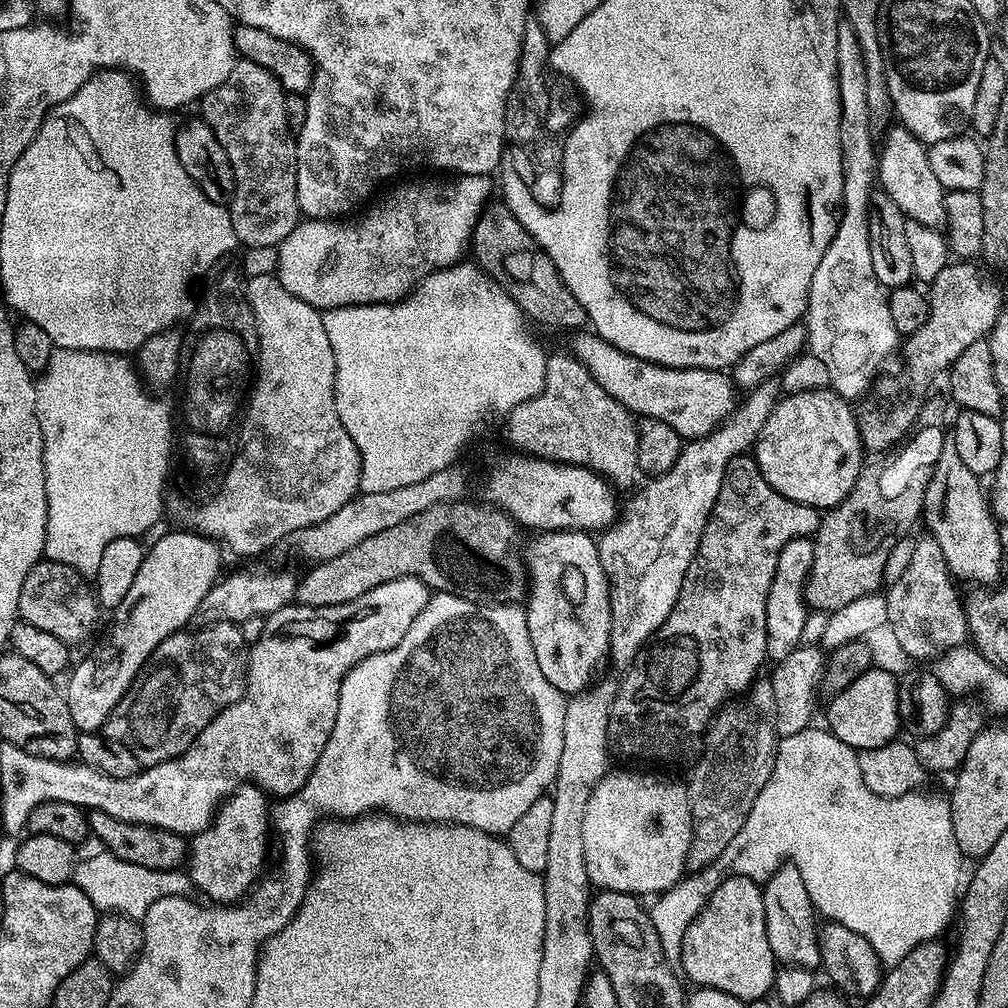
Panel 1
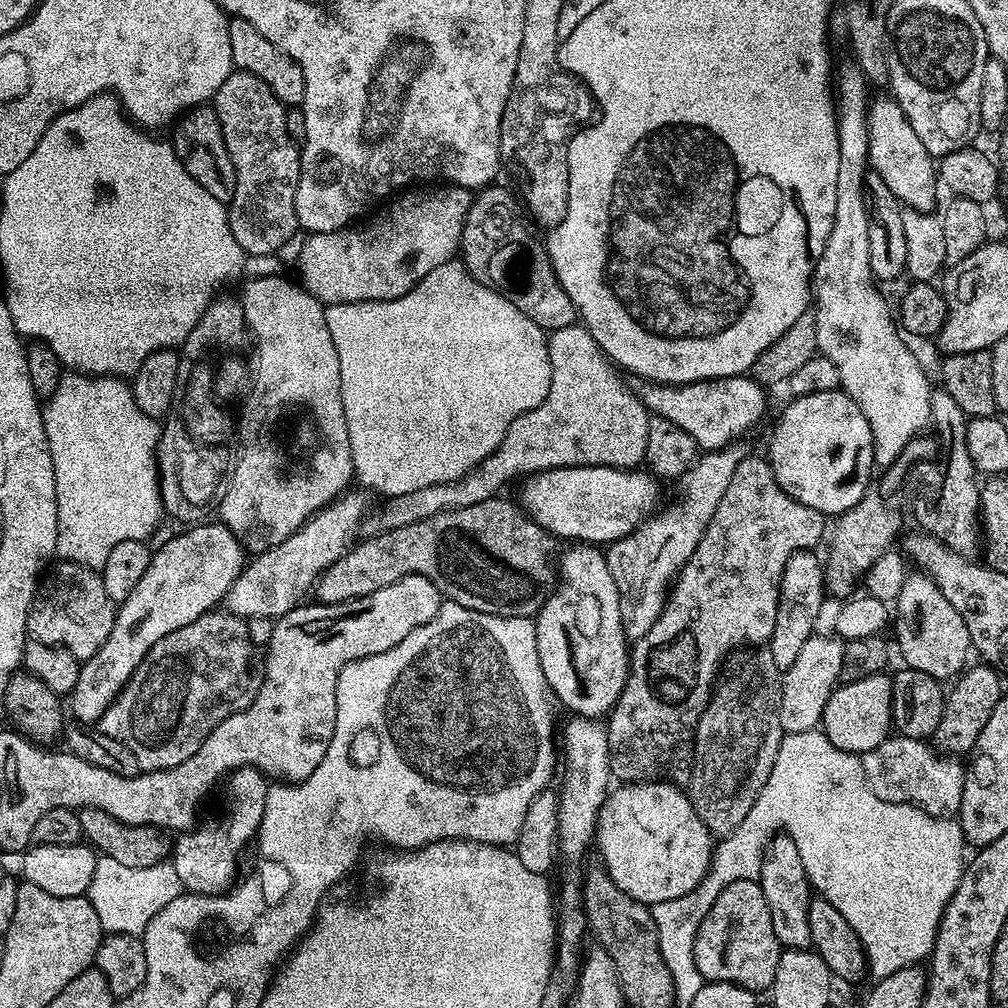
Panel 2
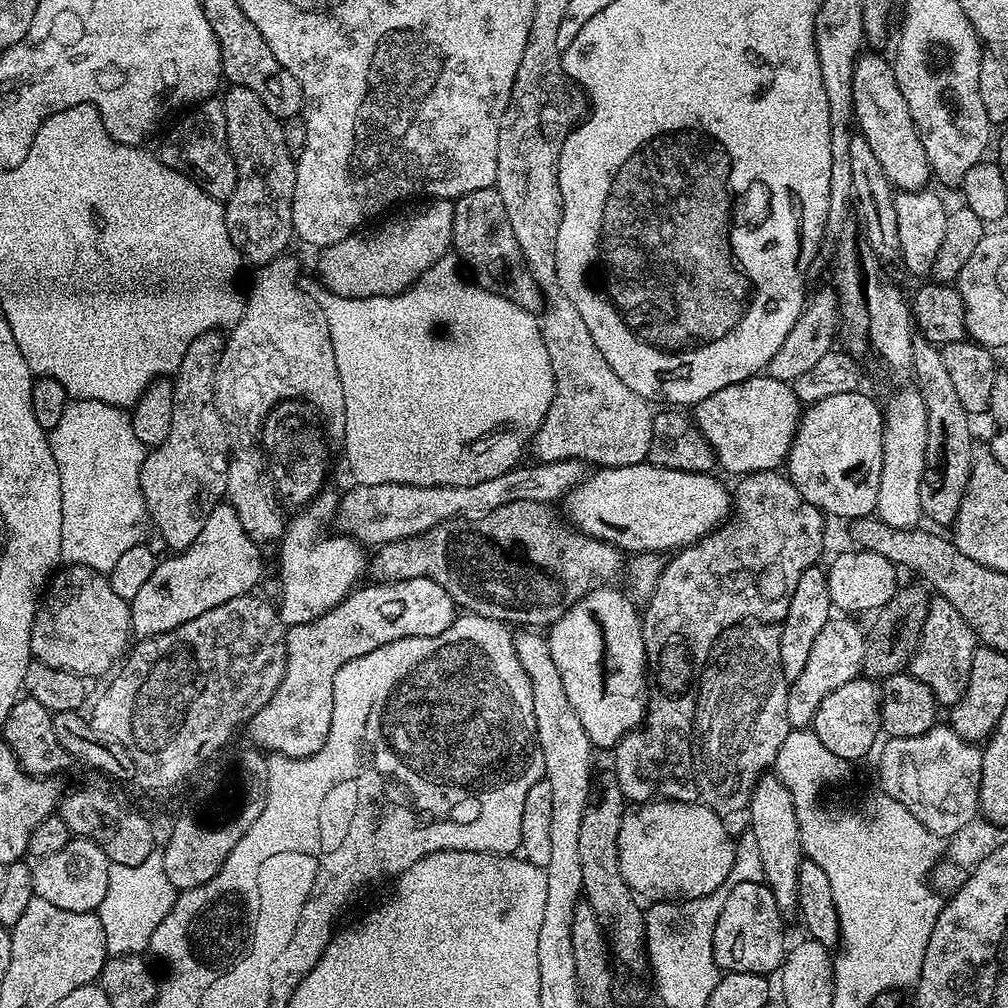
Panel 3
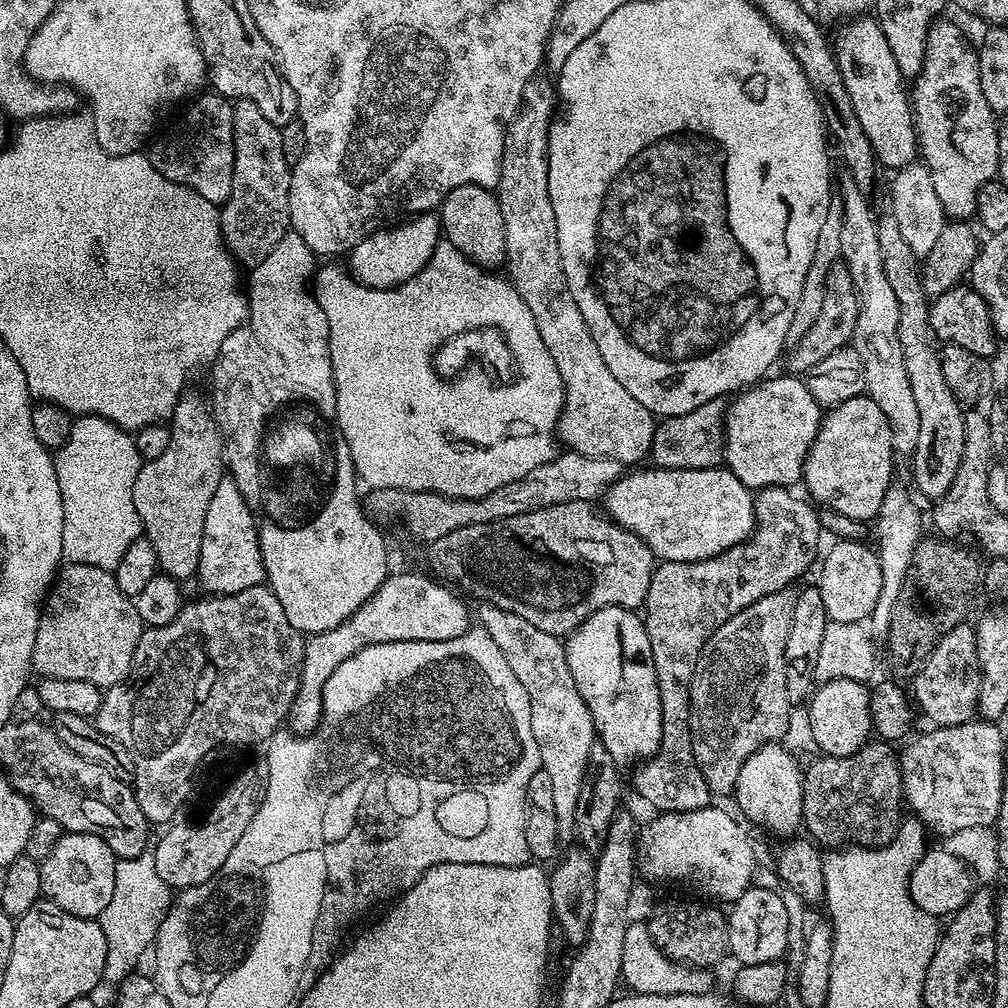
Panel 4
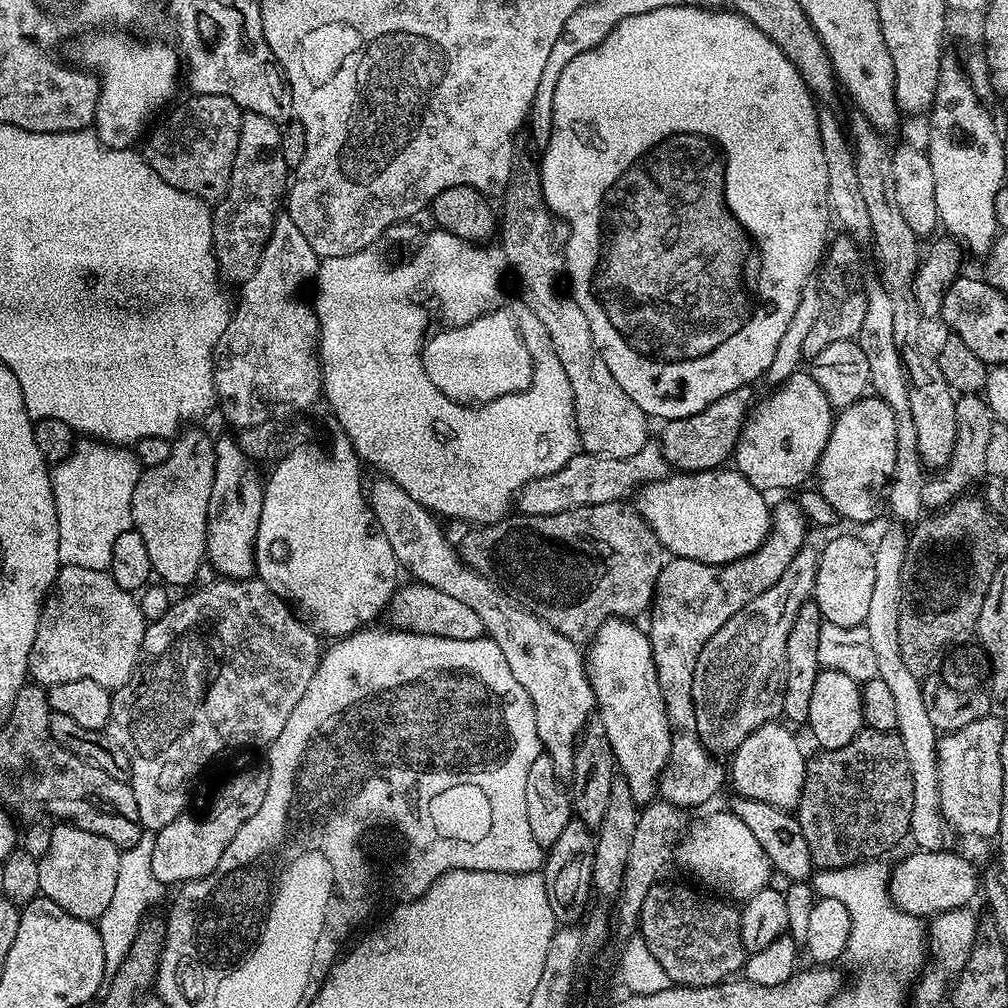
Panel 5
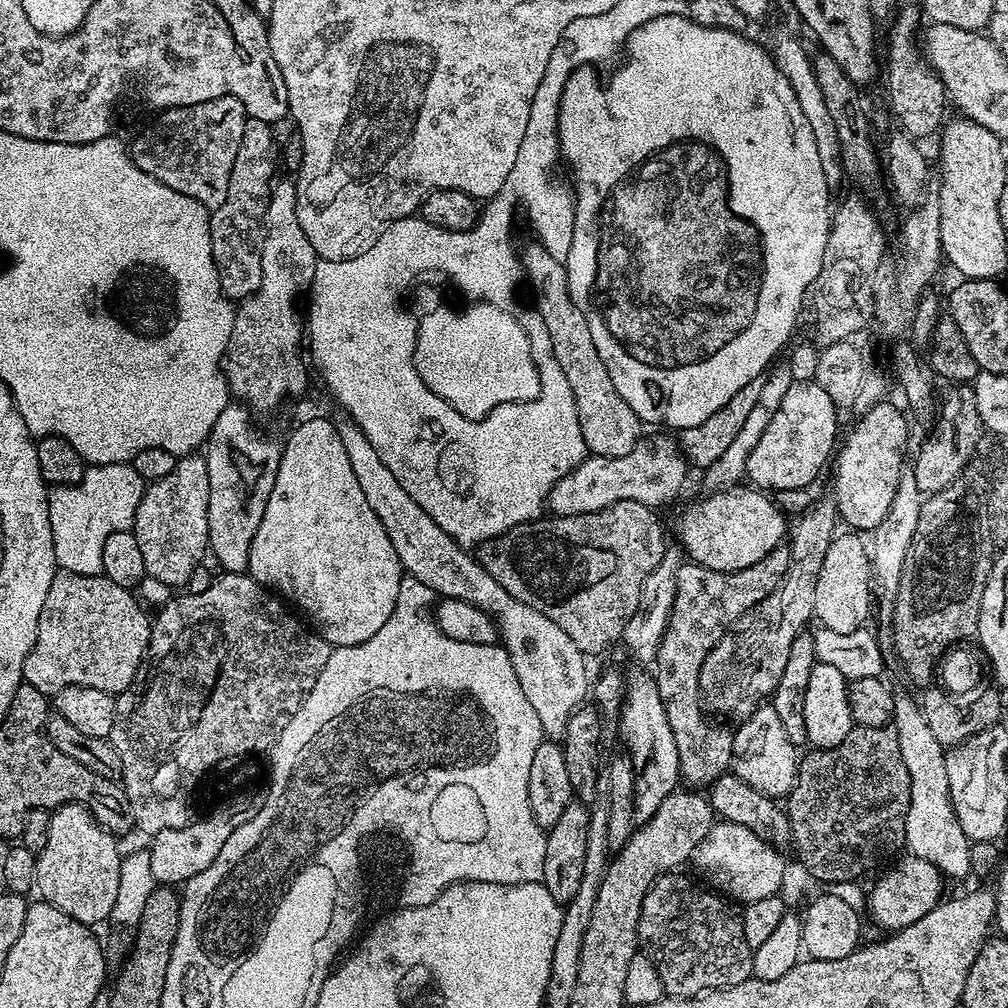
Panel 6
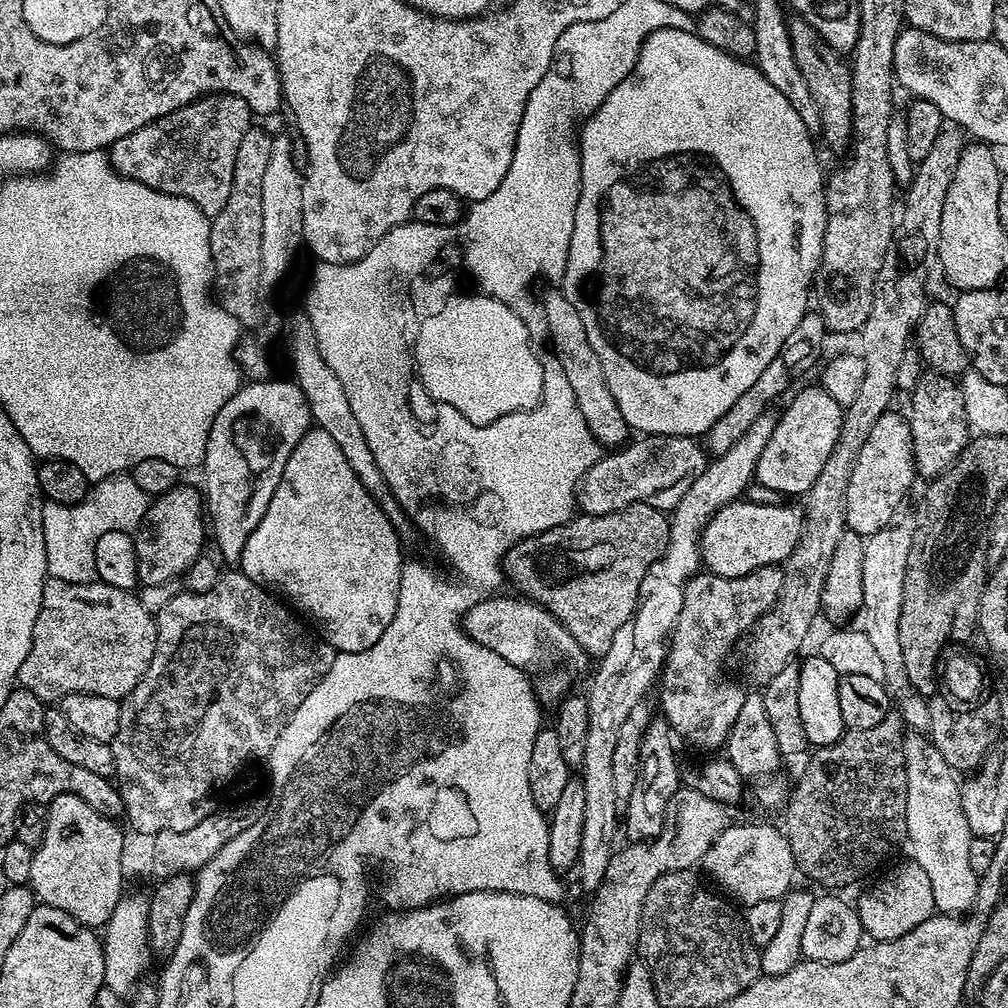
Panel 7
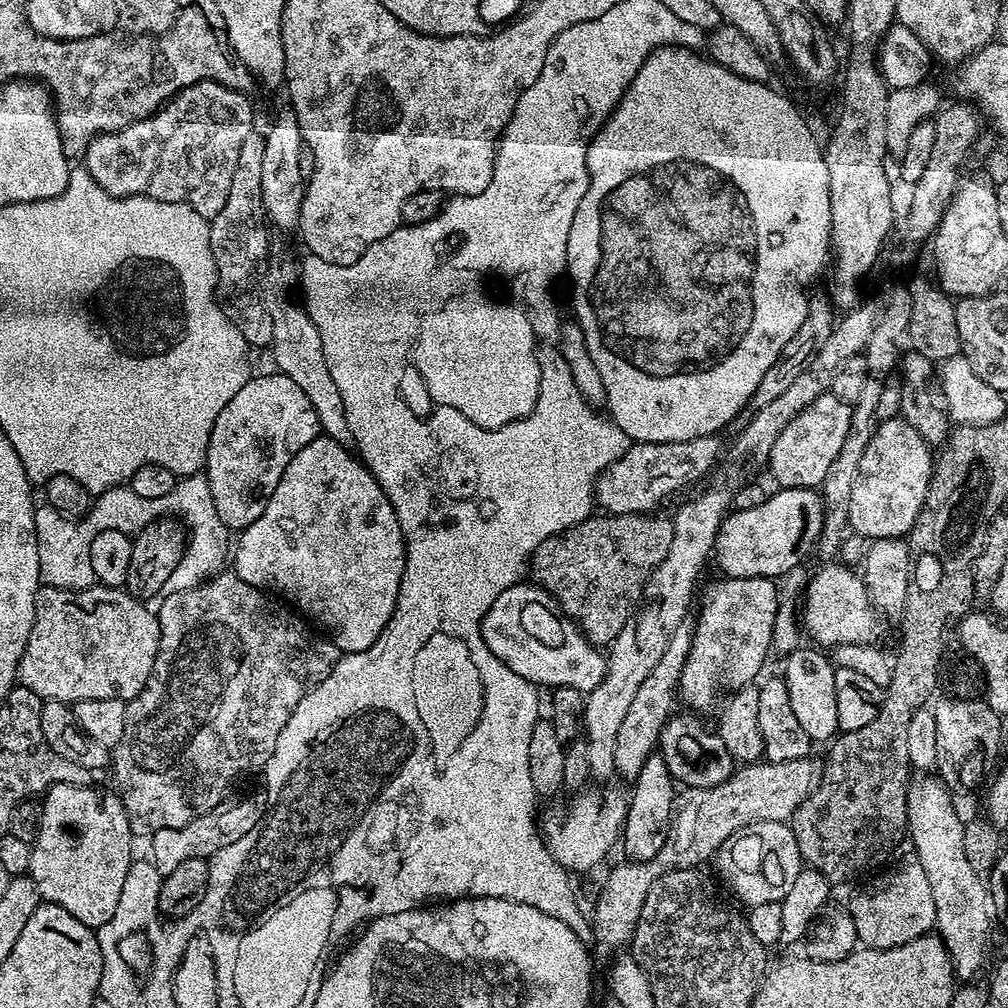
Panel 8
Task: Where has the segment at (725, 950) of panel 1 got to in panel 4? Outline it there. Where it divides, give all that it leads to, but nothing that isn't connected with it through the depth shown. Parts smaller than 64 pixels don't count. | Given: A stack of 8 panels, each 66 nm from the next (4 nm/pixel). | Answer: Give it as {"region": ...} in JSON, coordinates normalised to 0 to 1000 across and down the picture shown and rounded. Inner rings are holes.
{"region":[[[747,879],[725,898],[726,906],[720,909],[722,919],[722,944],[731,952],[731,957],[768,956],[781,942],[781,915],[779,896],[773,884]]]}

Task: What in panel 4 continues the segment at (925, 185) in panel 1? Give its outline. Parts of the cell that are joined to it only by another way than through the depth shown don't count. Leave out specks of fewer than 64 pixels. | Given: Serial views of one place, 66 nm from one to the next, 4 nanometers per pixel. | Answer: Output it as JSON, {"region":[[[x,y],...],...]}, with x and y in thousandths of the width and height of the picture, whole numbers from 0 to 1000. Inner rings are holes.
{"region":[[[857,14],[843,21],[827,42],[829,63],[833,66],[835,81],[839,81],[839,93],[843,93],[843,101],[847,101],[847,113],[851,113],[859,137],[863,137],[870,160],[884,169],[898,167],[911,155],[909,124],[899,76],[891,69],[891,62],[887,62],[887,50],[883,50],[883,42],[879,42],[872,20]]]}

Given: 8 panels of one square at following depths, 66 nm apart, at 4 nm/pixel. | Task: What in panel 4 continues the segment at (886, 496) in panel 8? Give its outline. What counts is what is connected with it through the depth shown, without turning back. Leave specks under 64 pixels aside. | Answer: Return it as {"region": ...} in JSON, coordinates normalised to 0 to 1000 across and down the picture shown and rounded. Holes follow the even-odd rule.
{"region":[[[860,391],[848,393],[816,410],[813,426],[804,442],[802,453],[798,459],[796,480],[802,483],[801,491],[811,501],[826,504],[831,510],[839,510],[839,514],[861,518],[861,515],[864,517],[871,512],[875,496],[879,492],[881,484],[887,480],[885,455],[887,455],[885,428],[883,419],[879,419],[879,411],[875,411],[871,399],[867,399],[864,393]]]}

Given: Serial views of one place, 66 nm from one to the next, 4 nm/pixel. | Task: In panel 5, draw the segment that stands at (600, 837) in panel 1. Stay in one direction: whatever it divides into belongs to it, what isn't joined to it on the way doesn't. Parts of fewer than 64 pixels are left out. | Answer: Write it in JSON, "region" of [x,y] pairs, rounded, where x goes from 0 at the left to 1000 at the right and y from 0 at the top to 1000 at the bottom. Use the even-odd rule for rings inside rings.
{"region":[[[718,804],[700,811],[695,817],[689,817],[682,822],[681,828],[674,834],[673,853],[675,849],[676,855],[696,876],[707,877],[715,890],[730,895],[743,893],[757,881],[763,880],[765,873],[762,872],[768,869],[768,862],[760,851],[760,843],[752,839],[752,831],[748,831],[748,826],[740,820],[736,812],[729,810],[725,804]]]}

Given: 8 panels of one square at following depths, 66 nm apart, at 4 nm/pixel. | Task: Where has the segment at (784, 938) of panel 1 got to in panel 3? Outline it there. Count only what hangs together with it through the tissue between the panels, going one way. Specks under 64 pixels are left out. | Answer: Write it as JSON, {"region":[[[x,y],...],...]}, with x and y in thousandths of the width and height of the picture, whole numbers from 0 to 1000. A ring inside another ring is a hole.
{"region":[[[769,769],[754,771],[750,783],[746,785],[746,794],[740,803],[746,809],[746,829],[750,832],[750,845],[754,848],[754,857],[758,860],[757,876],[768,887],[775,907],[789,906],[792,895],[792,863],[796,852],[794,840],[794,820],[788,804],[784,784]]]}

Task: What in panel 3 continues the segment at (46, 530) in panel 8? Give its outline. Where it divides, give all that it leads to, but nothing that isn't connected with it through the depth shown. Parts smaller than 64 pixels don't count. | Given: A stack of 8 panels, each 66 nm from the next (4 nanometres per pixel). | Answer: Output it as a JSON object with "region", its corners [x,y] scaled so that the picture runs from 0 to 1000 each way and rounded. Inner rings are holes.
{"region":[[[72,396],[67,399],[58,421],[50,428],[50,436],[54,458],[58,458],[58,470],[62,474],[62,553],[67,560],[80,560],[86,563],[92,563],[95,567],[109,569],[113,565],[113,558],[117,558],[117,554],[121,554],[121,550],[125,550],[125,546],[129,546],[129,542],[140,539],[143,531],[149,528],[148,521],[145,519],[147,505],[143,502],[143,491],[139,485],[139,463],[145,451],[143,440],[137,438],[137,431],[133,431],[131,414],[124,406],[115,405],[111,401],[96,397]]]}

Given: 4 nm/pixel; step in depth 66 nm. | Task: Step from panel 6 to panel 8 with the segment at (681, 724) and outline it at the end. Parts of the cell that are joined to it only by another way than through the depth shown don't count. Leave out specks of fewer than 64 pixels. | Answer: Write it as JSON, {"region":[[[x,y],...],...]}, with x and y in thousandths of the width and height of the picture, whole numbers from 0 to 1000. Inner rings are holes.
{"region":[[[760,571],[713,574],[700,580],[695,591],[693,588],[694,608],[688,611],[685,649],[675,670],[674,697],[690,708],[698,708],[701,702],[709,703],[714,687],[725,688],[749,676],[746,674],[753,669],[762,647],[767,646],[766,622],[775,606],[769,574]]]}

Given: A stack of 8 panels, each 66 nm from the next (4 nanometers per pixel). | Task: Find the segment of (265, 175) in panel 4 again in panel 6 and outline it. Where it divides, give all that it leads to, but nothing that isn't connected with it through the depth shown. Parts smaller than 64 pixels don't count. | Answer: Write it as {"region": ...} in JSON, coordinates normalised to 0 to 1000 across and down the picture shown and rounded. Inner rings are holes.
{"region":[[[247,117],[244,121],[244,129],[240,129],[240,141],[236,144],[236,157],[232,157],[232,169],[228,169],[228,188],[224,200],[220,200],[220,204],[209,207],[208,210],[208,248],[212,256],[212,264],[216,268],[216,280],[220,292],[226,295],[231,300],[241,300],[250,294],[256,288],[256,284],[260,280],[260,244],[262,243],[262,217],[264,216],[264,206],[268,200],[268,192],[270,191],[270,184],[275,178],[276,164],[279,162],[279,148],[276,146],[276,139],[274,143],[274,135],[272,132],[271,124],[260,121],[259,119],[252,119]]]}

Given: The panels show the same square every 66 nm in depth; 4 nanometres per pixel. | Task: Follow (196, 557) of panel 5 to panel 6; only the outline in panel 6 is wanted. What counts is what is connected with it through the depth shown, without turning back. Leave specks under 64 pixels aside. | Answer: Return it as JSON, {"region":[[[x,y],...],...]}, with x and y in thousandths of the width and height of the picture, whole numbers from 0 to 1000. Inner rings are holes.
{"region":[[[191,450],[180,452],[175,457],[173,466],[165,470],[165,474],[150,477],[141,490],[141,498],[137,498],[135,513],[129,527],[137,534],[137,542],[141,549],[141,558],[145,562],[144,572],[148,576],[156,575],[171,585],[179,585],[183,578],[194,567],[194,563],[208,548],[206,539],[206,503],[208,502],[208,470],[204,466],[201,451]]]}

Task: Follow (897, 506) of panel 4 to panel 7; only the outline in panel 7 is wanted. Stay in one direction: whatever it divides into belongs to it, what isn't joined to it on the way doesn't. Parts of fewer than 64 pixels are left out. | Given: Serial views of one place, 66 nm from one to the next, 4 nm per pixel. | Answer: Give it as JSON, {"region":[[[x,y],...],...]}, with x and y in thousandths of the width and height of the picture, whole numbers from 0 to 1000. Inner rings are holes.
{"region":[[[902,725],[897,732],[899,760],[899,841],[905,844],[904,856],[919,863],[929,905],[950,909],[965,904],[972,878],[970,861],[962,855],[964,824],[958,815],[952,791],[950,767],[931,748],[920,729]]]}

